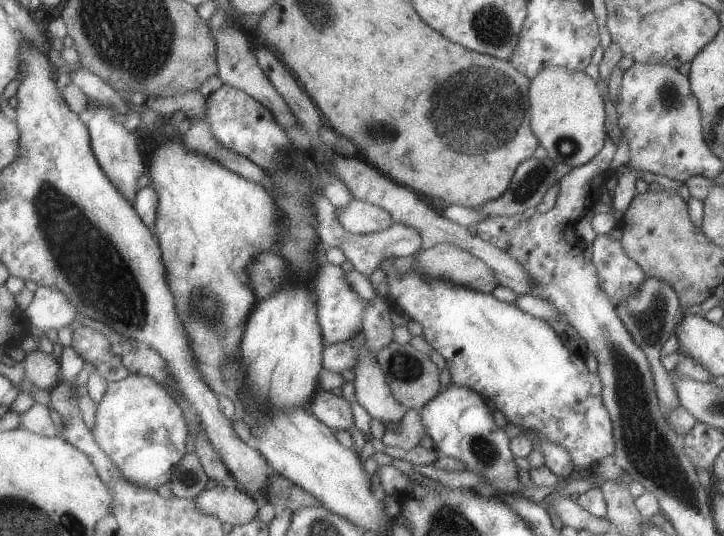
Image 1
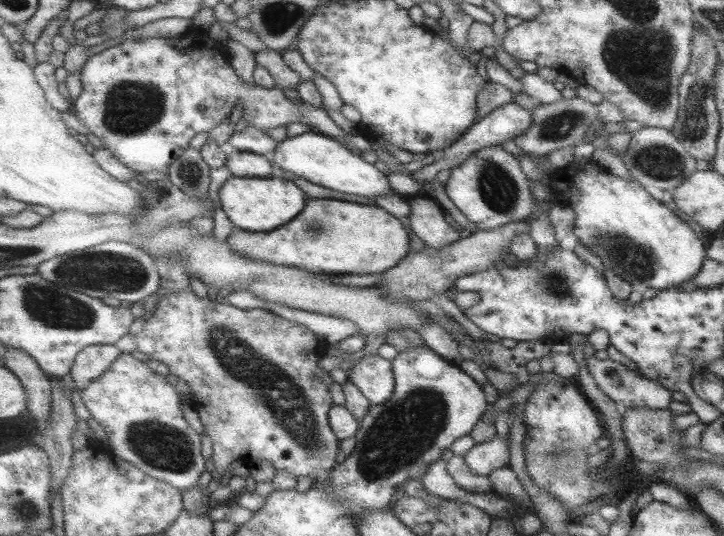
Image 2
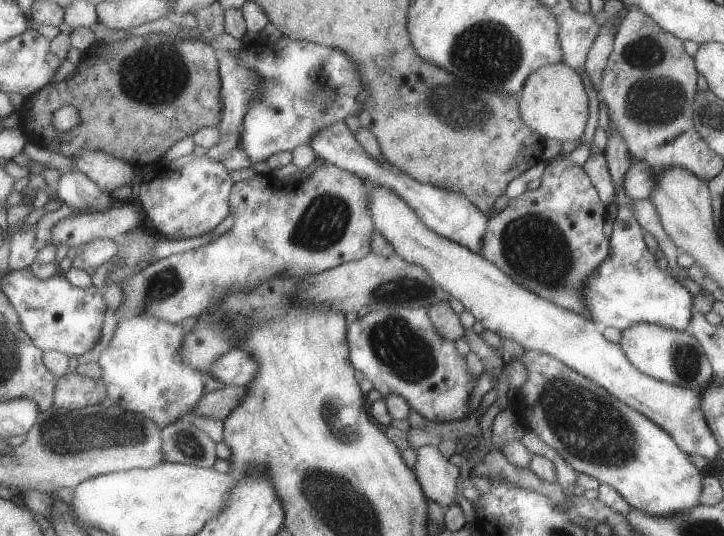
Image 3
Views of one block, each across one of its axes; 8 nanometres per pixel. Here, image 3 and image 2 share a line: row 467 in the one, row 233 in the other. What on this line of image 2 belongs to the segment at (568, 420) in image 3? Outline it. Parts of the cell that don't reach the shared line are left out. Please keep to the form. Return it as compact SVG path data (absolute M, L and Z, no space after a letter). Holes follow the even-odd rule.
M585 157L555 170L548 179L555 201L575 212L571 234L601 260L604 268L611 270L615 277L629 283L632 288L655 288L659 291L680 288L681 284L687 283L699 271L706 257L701 239L673 210L653 199L636 180L623 179L609 173L591 158Z

